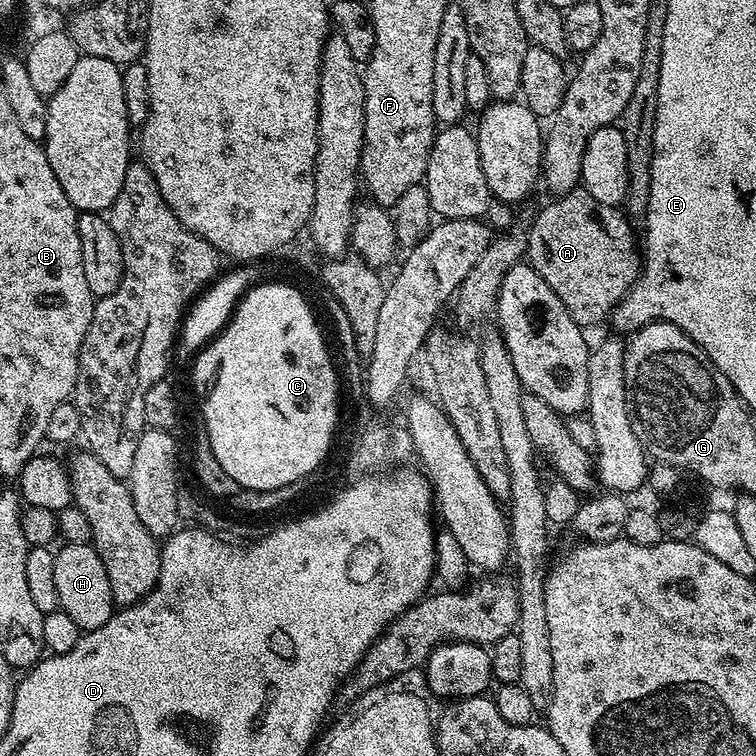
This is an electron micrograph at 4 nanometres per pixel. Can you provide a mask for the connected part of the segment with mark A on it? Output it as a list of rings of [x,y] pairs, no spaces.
[[[583,190],[565,192],[552,198],[552,201],[532,220],[532,228],[527,229],[528,251],[527,263],[558,294],[562,306],[574,318],[581,328],[591,329],[591,324],[600,324],[609,319],[617,302],[632,289],[636,279],[640,277],[642,252],[638,247],[638,236],[632,233],[633,221],[619,207],[598,202],[598,198],[590,198]]]

